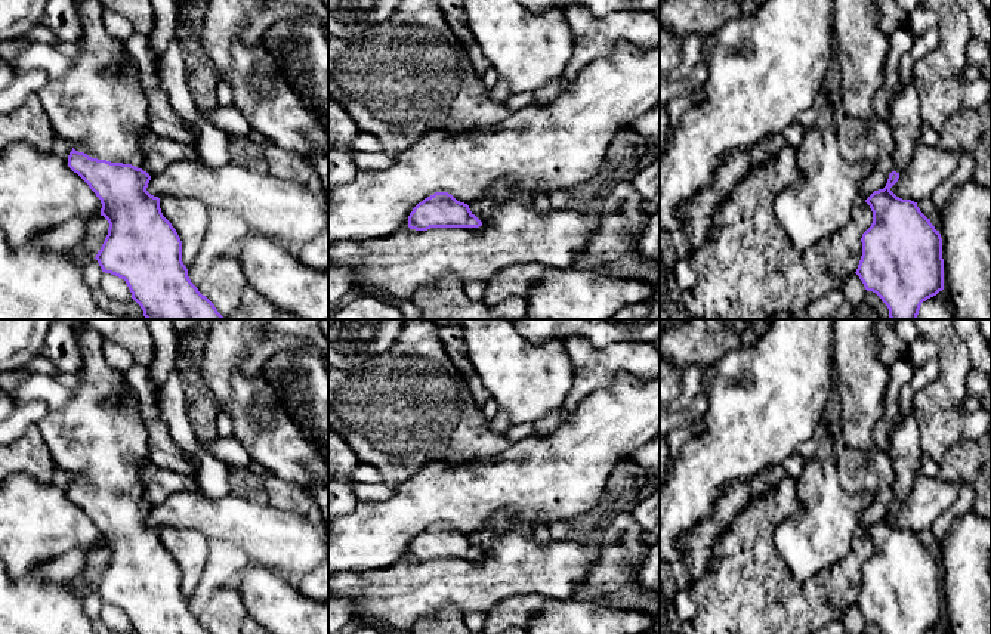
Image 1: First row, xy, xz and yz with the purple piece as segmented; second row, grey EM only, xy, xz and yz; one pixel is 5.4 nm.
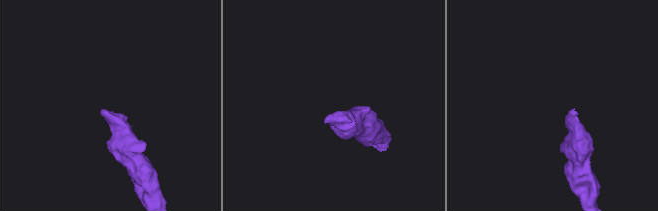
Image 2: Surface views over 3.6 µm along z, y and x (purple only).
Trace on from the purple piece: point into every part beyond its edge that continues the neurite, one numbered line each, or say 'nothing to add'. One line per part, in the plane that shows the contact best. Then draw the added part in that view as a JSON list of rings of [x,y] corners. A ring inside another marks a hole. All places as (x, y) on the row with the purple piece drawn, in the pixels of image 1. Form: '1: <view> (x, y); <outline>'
1: xy (99, 107); [[[96,0],[75,6],[83,27],[77,41],[84,53],[72,59],[71,69],[58,80],[49,80],[37,93],[56,137],[67,139],[78,152],[111,163],[143,168],[145,152],[141,136],[149,130],[148,100],[135,68],[121,68],[124,43],[112,37],[104,19],[104,9]]]

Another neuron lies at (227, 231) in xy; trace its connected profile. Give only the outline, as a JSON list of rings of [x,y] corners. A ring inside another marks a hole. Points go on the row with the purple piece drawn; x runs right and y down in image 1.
[[[207,207],[209,225],[203,245],[188,269],[191,282],[197,287],[220,256],[234,254],[253,232],[241,216],[231,210]]]

